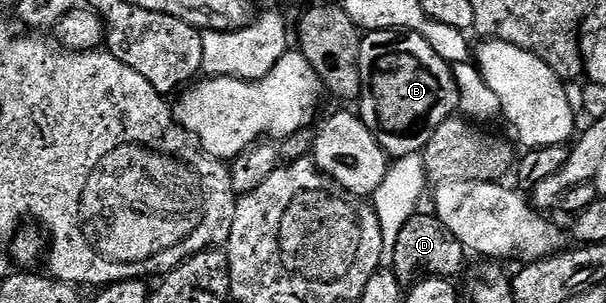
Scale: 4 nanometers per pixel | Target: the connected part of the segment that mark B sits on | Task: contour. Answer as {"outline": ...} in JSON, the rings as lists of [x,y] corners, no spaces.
{"outline":[[[394,29],[391,31],[370,31],[361,40],[361,57],[359,59],[359,69],[361,70],[361,94],[359,96],[359,114],[361,120],[367,125],[367,129],[377,140],[379,145],[384,149],[385,154],[394,160],[407,157],[408,154],[424,152],[425,147],[431,141],[431,137],[439,129],[439,125],[443,125],[443,121],[450,118],[460,108],[461,98],[457,92],[457,82],[453,80],[453,68],[447,61],[443,61],[443,57],[439,57],[439,53],[435,53],[435,49],[428,43],[422,35],[411,30]]]}

